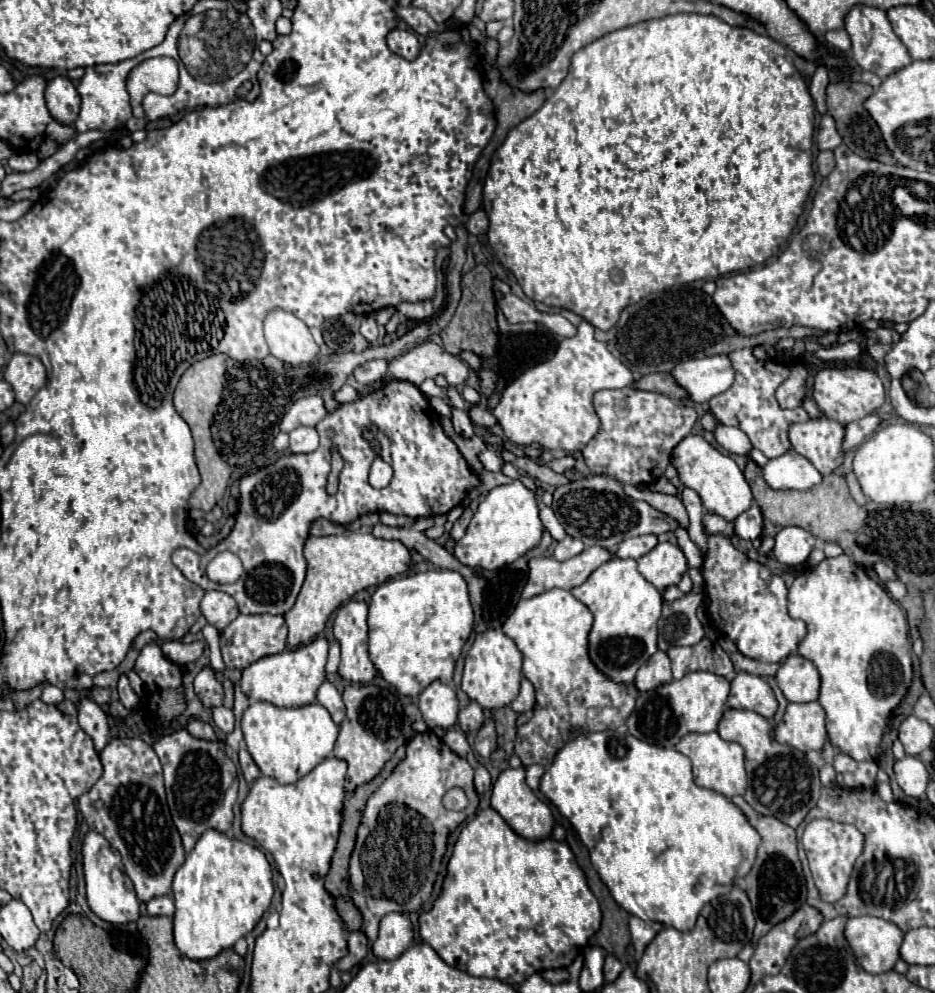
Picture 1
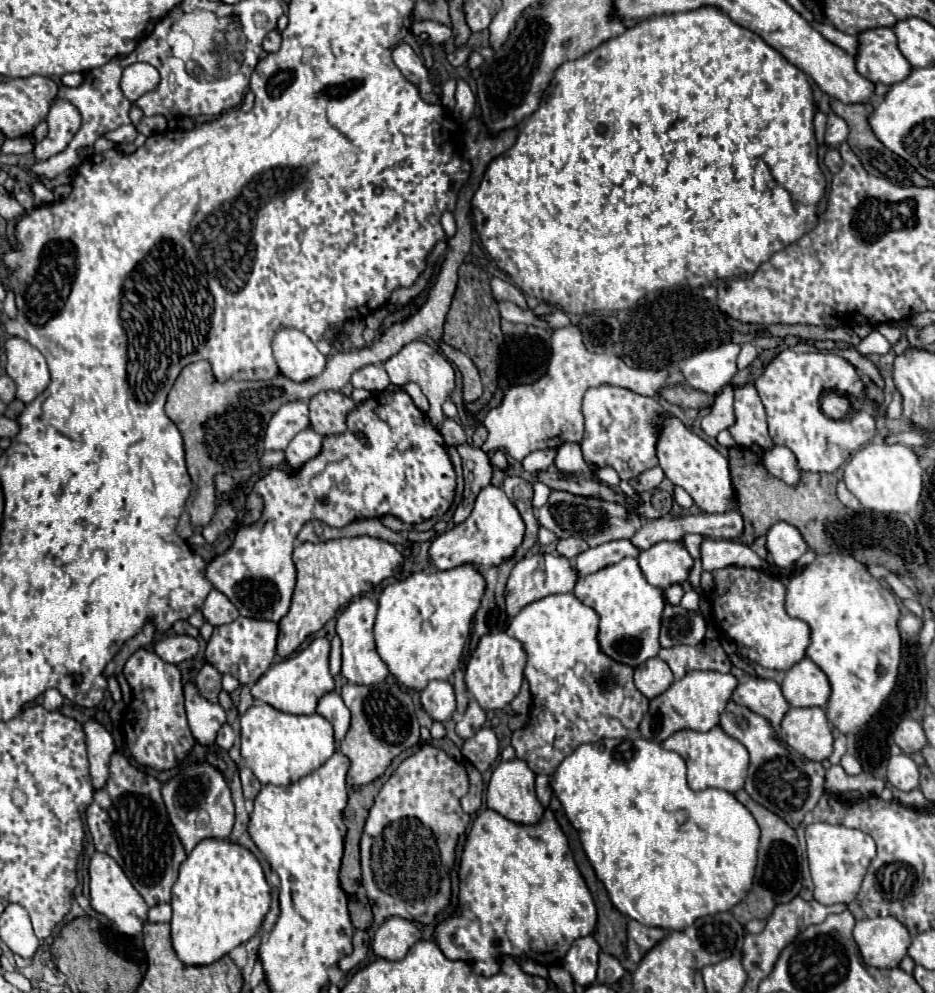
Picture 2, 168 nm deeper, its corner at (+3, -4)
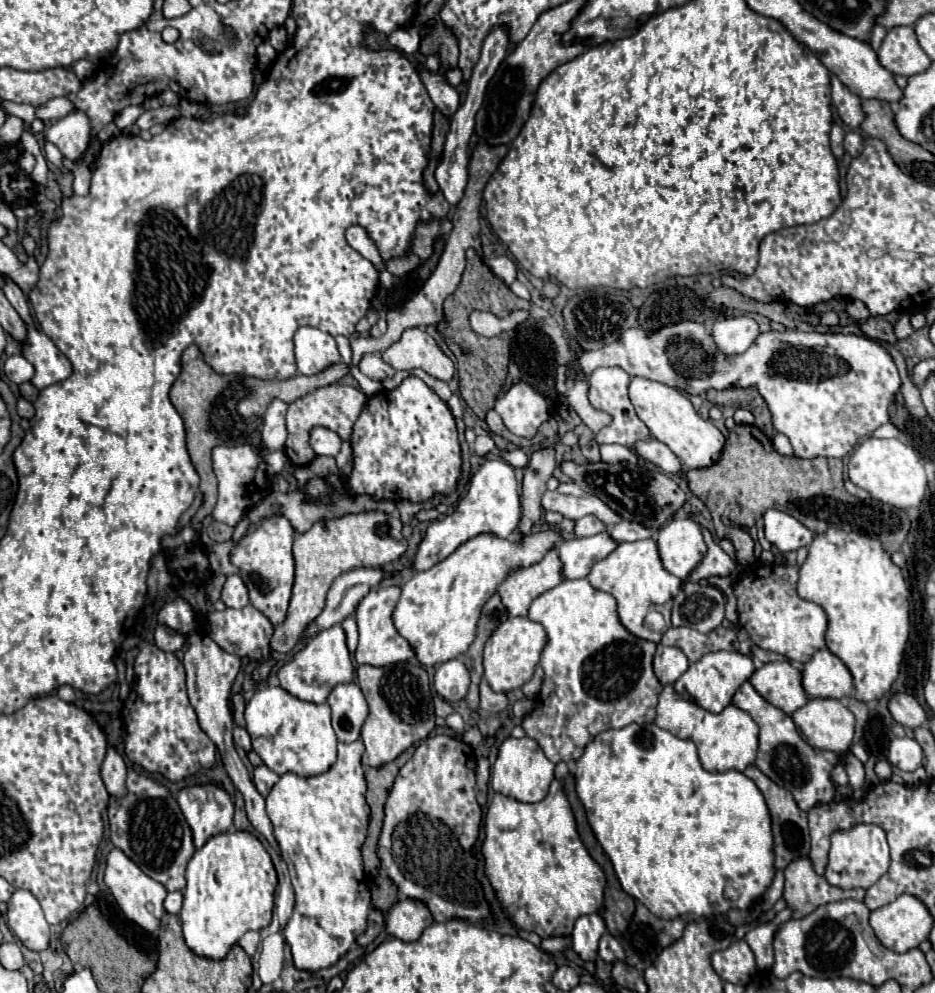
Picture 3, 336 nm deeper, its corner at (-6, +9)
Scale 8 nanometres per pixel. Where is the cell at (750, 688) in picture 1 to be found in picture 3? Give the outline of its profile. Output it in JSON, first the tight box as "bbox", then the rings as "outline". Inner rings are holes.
{"bbox":[749,661,809,715],"outline":[[[789,661],[765,663],[749,681],[771,705],[779,707],[787,715],[793,715],[809,701],[803,689],[803,675]]]}

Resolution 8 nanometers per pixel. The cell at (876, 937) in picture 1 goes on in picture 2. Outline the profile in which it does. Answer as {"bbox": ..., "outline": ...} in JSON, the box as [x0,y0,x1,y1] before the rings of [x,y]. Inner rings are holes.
{"bbox":[854,916,910,968],"outline":[[[894,916],[858,920],[854,926],[854,940],[864,964],[874,968],[896,968],[910,946],[906,926]]]}

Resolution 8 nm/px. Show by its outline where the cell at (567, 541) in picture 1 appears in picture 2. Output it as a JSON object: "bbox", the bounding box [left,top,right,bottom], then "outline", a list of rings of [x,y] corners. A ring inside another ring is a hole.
{"bbox":[556,538,588,560],"outline":[[[566,538],[566,540],[558,540],[556,550],[558,550],[560,556],[564,556],[568,560],[574,560],[578,554],[588,550],[588,544],[584,540],[578,540],[578,538]]]}

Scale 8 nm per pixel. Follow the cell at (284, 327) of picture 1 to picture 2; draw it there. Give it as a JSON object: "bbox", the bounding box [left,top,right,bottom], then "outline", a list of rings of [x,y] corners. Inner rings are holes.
{"bbox":[272,328,326,382],"outline":[[[280,328],[272,338],[272,352],[280,372],[294,382],[318,376],[326,364],[326,356],[322,356],[314,342],[296,328]]]}

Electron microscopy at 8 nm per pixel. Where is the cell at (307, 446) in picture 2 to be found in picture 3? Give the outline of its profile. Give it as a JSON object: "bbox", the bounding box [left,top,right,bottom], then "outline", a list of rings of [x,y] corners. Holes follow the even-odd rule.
{"bbox":[309,427,341,457],"outline":[[[315,427],[309,443],[317,455],[327,455],[327,457],[335,457],[341,449],[339,435],[331,429],[325,429],[325,427]]]}

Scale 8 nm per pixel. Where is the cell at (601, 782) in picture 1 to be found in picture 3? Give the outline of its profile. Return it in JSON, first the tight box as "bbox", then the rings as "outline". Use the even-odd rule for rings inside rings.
{"bbox":[575,723,775,919],"outline":[[[631,723],[623,729],[603,731],[577,761],[575,781],[587,821],[609,855],[621,887],[647,905],[653,915],[675,919],[683,915],[711,917],[729,909],[743,911],[769,889],[775,877],[775,855],[771,855],[771,815],[763,793],[741,771],[705,771],[695,743],[689,739],[683,741],[655,723]],[[727,885],[739,891],[735,903],[723,897]]]}

